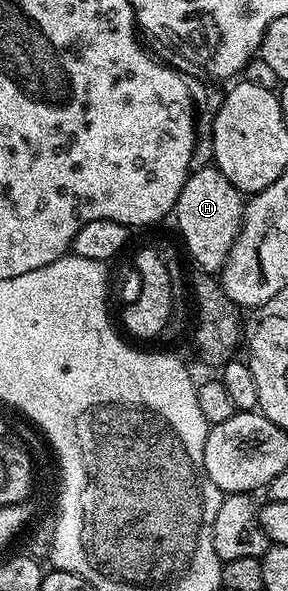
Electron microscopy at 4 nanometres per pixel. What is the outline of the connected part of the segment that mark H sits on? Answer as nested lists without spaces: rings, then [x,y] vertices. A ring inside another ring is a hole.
[[[209,167],[197,173],[189,172],[176,200],[174,218],[176,229],[199,272],[216,275],[224,268],[244,218],[245,204],[245,194],[237,191],[234,183],[230,183],[230,179],[226,179],[220,169]]]

